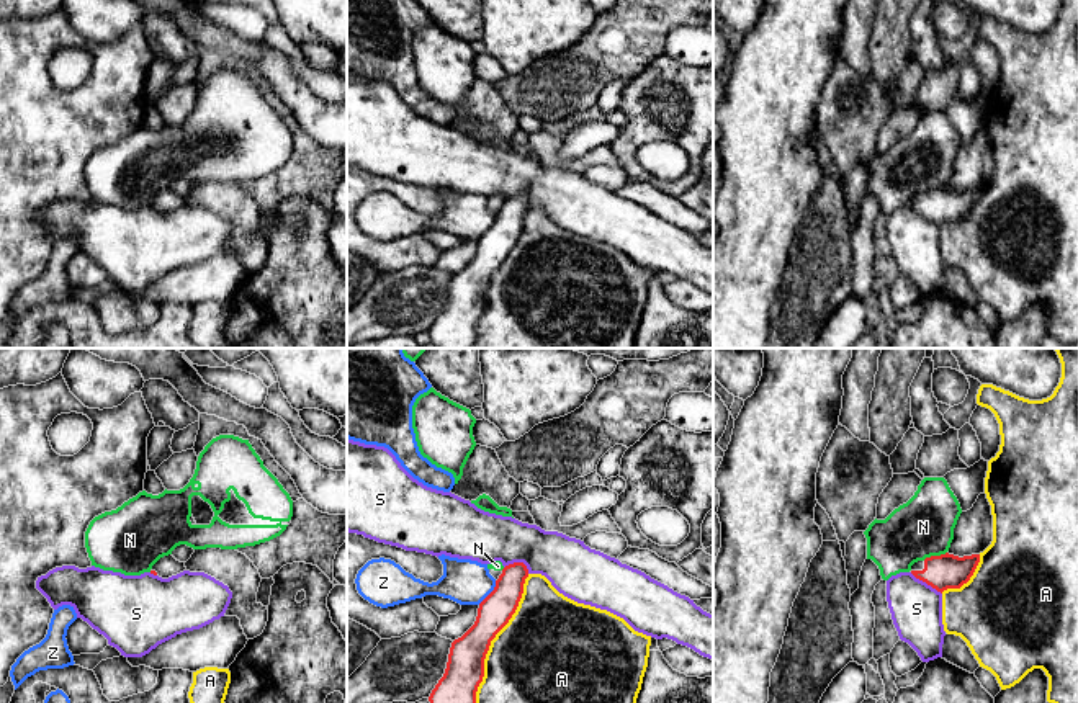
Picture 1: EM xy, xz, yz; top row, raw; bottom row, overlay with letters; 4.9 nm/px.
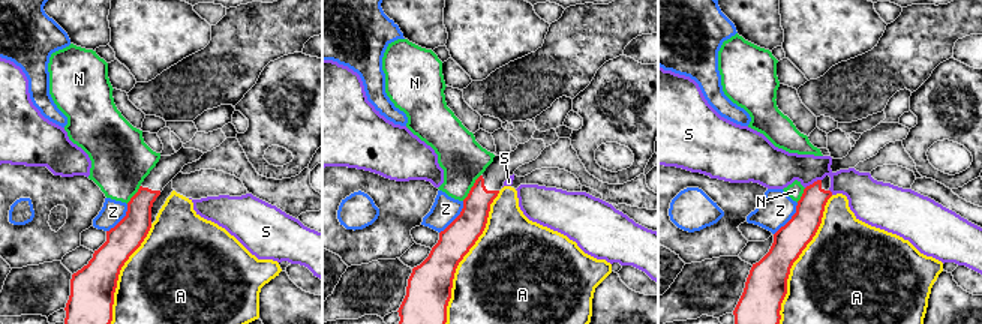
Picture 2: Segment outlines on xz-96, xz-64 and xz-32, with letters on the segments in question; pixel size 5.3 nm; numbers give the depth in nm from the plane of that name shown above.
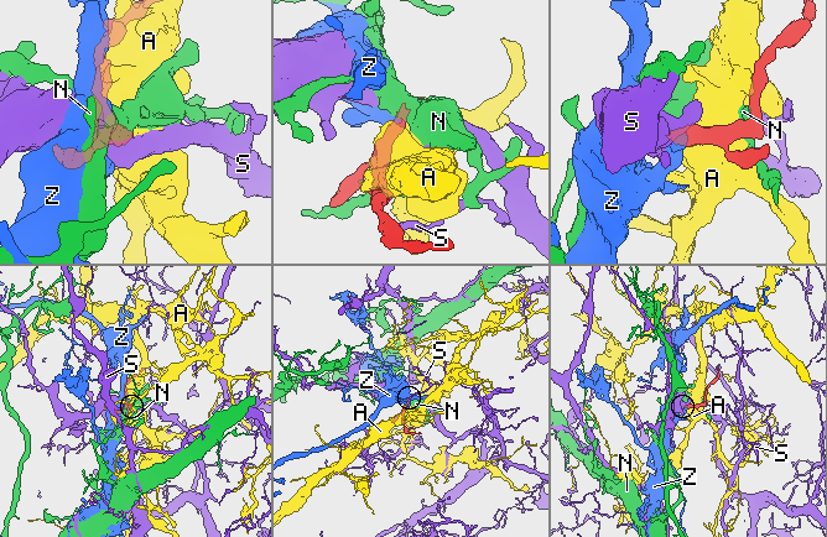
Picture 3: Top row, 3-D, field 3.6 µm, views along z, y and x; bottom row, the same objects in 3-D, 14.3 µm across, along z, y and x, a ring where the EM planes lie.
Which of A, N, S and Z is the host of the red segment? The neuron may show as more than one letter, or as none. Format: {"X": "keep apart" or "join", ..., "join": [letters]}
{"A": "keep apart", "N": "keep apart", "S": "keep apart", "Z": "keep apart", "join": []}

